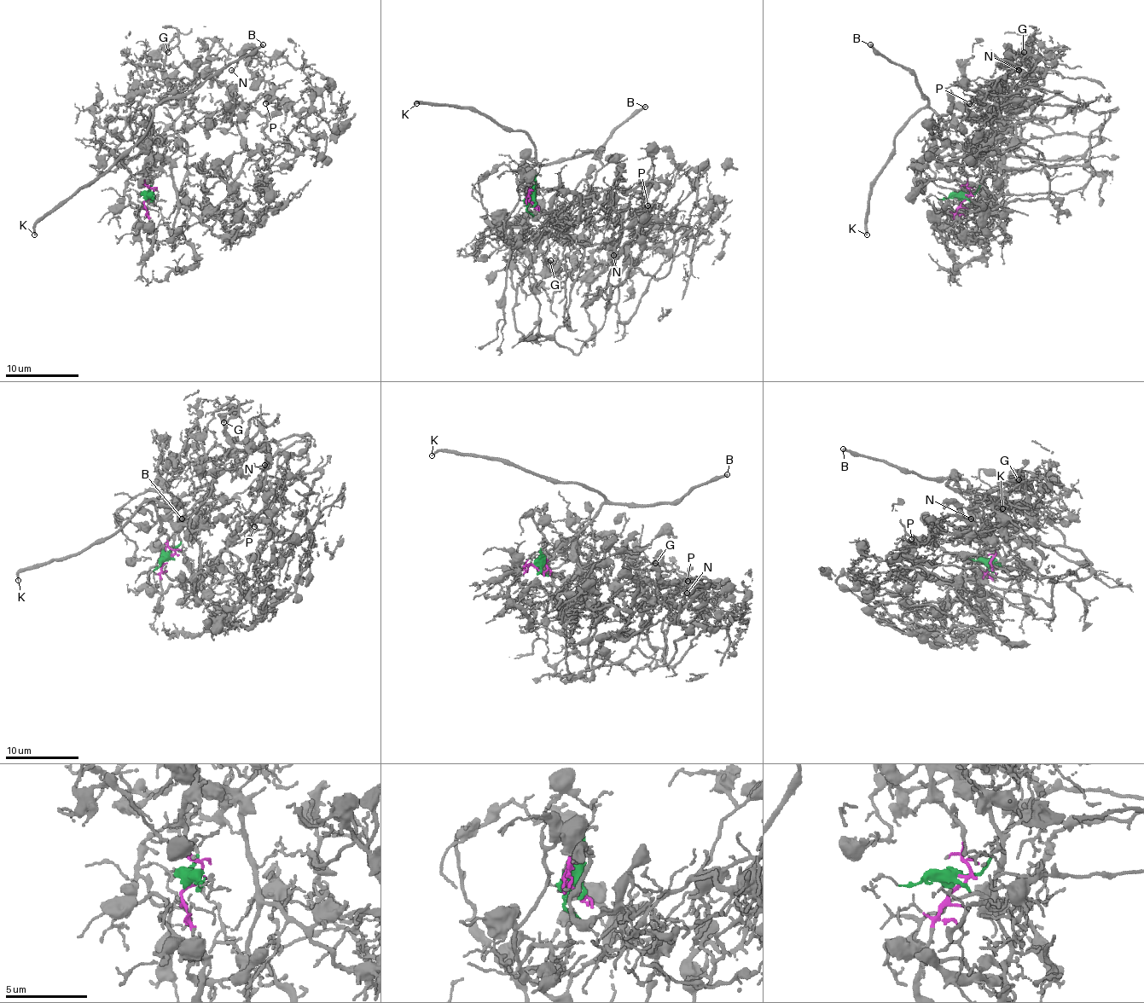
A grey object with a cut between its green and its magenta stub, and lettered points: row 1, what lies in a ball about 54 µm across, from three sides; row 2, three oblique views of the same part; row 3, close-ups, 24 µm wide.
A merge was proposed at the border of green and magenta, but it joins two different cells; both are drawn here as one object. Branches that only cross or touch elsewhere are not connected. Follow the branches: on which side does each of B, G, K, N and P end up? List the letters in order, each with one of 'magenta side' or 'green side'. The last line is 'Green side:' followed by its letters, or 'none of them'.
B: magenta side
G: green side
K: magenta side
N: green side
P: green side
Green side: G, N, P

